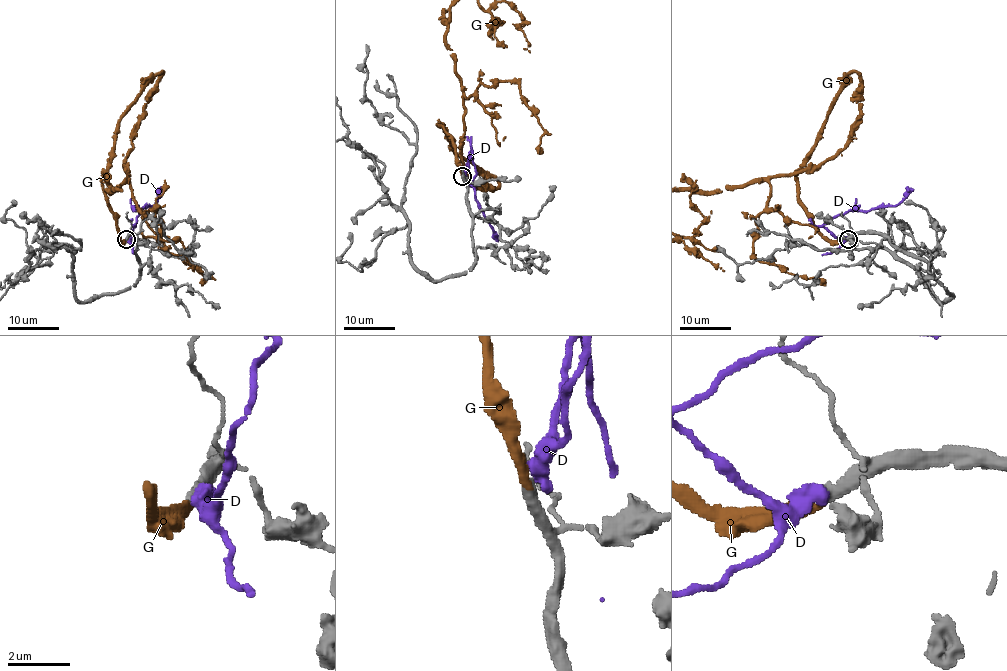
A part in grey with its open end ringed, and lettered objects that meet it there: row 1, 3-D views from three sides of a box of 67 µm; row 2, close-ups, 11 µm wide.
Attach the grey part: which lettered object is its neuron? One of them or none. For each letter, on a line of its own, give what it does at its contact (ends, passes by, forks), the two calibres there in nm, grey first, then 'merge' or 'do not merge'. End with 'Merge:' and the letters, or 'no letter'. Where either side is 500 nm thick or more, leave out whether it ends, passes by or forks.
D: 400/550 nm | do not merge
G: it ends | 420/280 nm | merge
Merge: G

